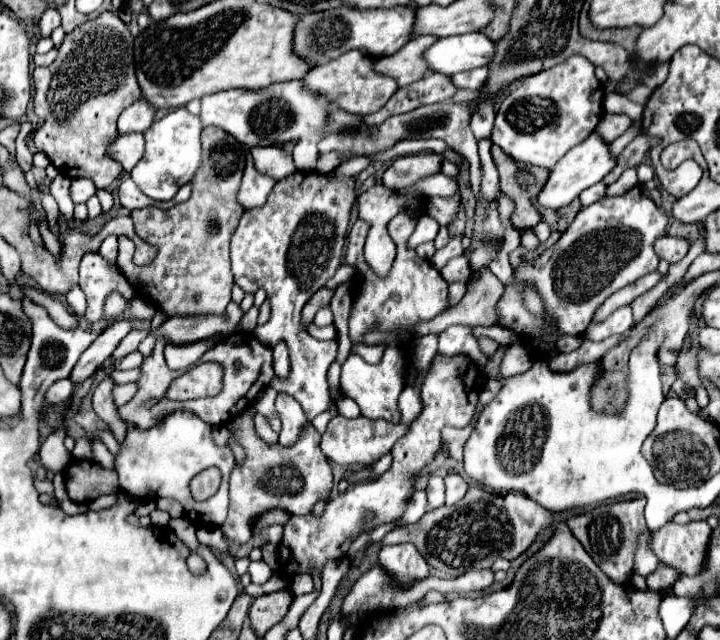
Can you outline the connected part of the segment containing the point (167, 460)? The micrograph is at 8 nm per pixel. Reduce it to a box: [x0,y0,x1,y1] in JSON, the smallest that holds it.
[115,410,235,526]

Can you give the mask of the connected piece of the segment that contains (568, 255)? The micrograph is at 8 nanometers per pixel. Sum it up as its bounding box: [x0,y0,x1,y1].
[515,186,667,334]

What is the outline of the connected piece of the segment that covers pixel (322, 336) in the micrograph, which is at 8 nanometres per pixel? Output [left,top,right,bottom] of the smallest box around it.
[307,322,337,340]

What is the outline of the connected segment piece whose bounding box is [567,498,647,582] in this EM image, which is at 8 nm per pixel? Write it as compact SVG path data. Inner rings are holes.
M637 498L629 502L609 504L567 520L567 526L573 532L573 536L583 544L583 548L597 562L597 566L615 582L627 582L627 574L633 570L635 536L641 530L647 530L643 508L645 508L645 498Z

